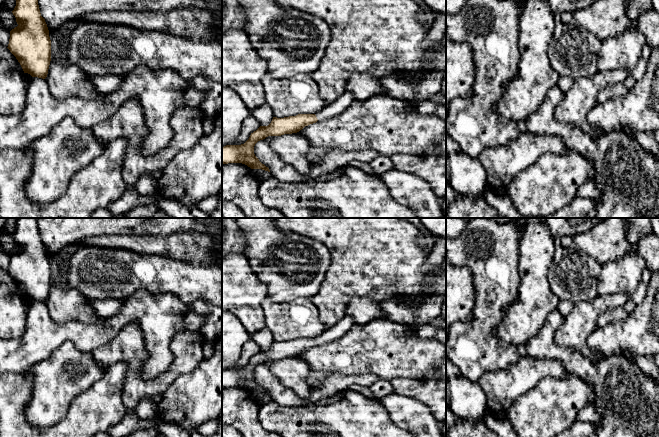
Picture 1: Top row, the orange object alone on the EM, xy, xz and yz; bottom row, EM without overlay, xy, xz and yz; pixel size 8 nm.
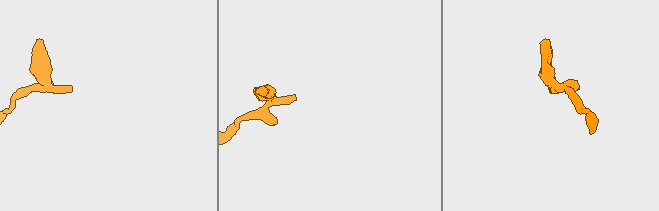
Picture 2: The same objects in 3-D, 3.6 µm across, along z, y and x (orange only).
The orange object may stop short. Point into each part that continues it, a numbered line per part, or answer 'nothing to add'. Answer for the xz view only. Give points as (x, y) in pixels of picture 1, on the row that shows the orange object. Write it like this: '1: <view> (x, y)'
1: xz (345, 100)

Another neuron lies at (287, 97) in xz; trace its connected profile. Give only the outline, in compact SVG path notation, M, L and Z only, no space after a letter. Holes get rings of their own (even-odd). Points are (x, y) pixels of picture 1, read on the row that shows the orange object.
M267 73L262 79L262 84L265 103L271 107L274 117L277 118L315 114L327 105L320 97L319 86L310 74L296 74L291 78L274 78Z

